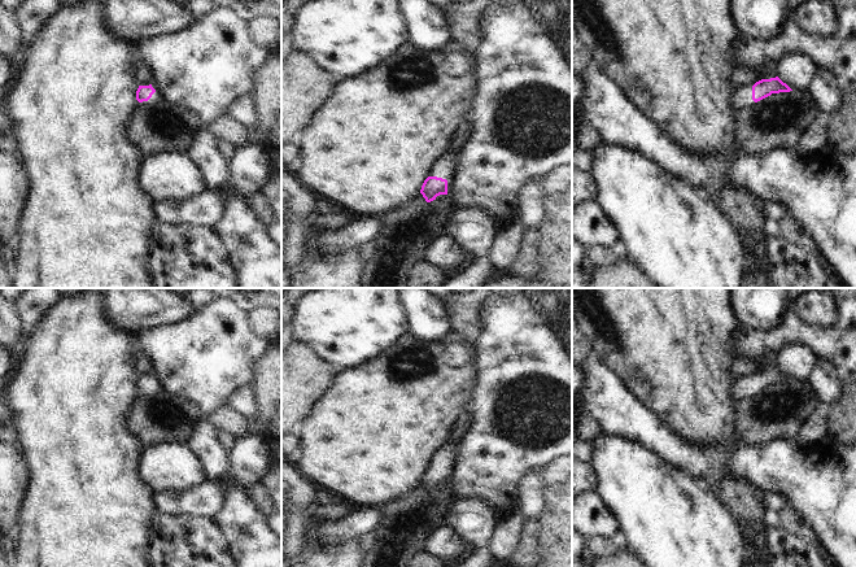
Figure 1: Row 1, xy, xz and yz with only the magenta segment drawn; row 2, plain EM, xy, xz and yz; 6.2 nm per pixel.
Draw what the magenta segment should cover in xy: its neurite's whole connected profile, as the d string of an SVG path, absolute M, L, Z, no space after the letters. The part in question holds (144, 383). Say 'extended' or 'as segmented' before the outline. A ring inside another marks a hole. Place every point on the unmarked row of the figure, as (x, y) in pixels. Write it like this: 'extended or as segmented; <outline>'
extended; M149 375L149 376L139 376L136 381L136 391L139 393L154 394L160 392L161 388L156 383L156 380L152 378L152 375Z

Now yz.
extended; M778 367L770 370L761 370L754 376L744 376L733 381L730 387L730 397L733 401L748 398L752 394L770 387L772 384L792 381Z

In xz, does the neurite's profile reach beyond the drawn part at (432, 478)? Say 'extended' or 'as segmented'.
extended

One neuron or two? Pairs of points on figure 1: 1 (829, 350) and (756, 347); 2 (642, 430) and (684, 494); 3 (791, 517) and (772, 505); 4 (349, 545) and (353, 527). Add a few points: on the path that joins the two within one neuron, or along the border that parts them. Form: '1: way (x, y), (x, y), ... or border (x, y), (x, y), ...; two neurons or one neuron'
1: way (811, 337), (778, 337), (774, 340); one neuron
2: border (633, 440), (685, 472); two neurons
3: border (787, 504), (778, 513); two neurons
4: border (323, 527), (323, 531), (336, 541), (358, 537); two neurons

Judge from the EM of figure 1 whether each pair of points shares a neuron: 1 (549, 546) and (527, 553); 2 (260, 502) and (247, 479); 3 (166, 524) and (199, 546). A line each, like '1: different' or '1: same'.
1: different
2: different
3: same

